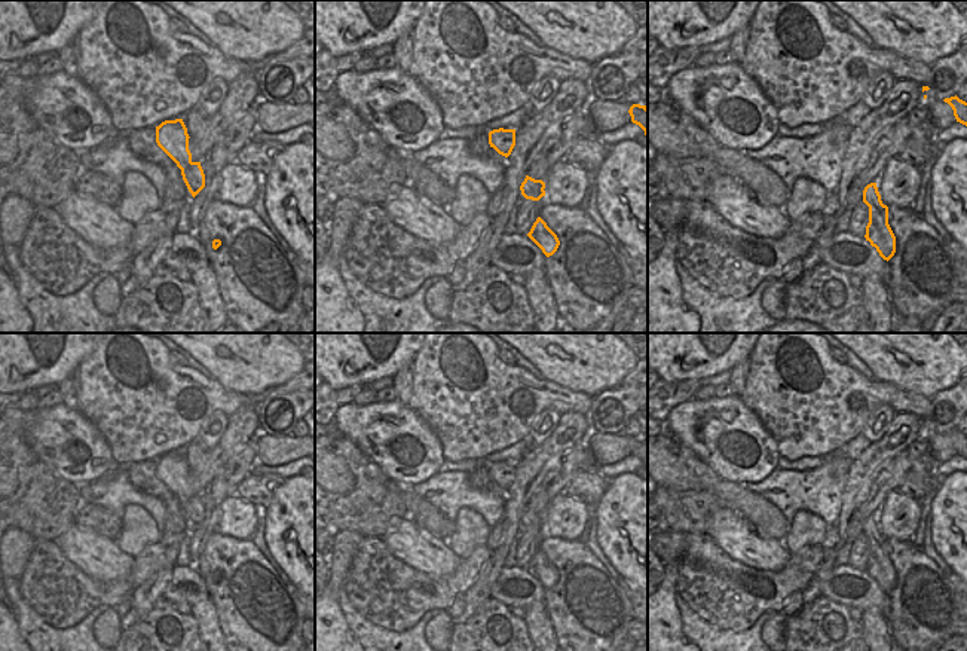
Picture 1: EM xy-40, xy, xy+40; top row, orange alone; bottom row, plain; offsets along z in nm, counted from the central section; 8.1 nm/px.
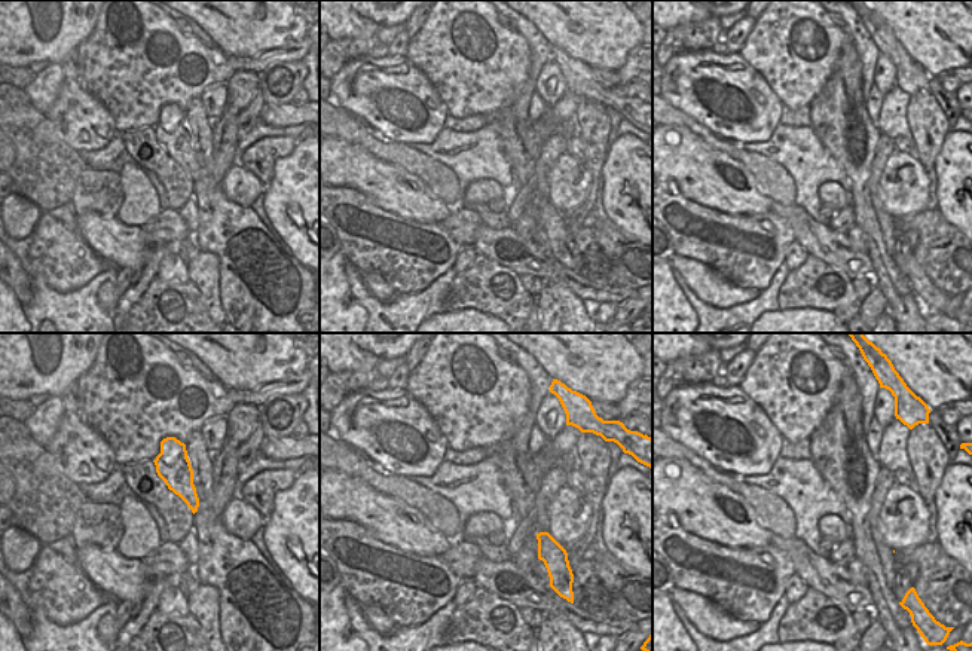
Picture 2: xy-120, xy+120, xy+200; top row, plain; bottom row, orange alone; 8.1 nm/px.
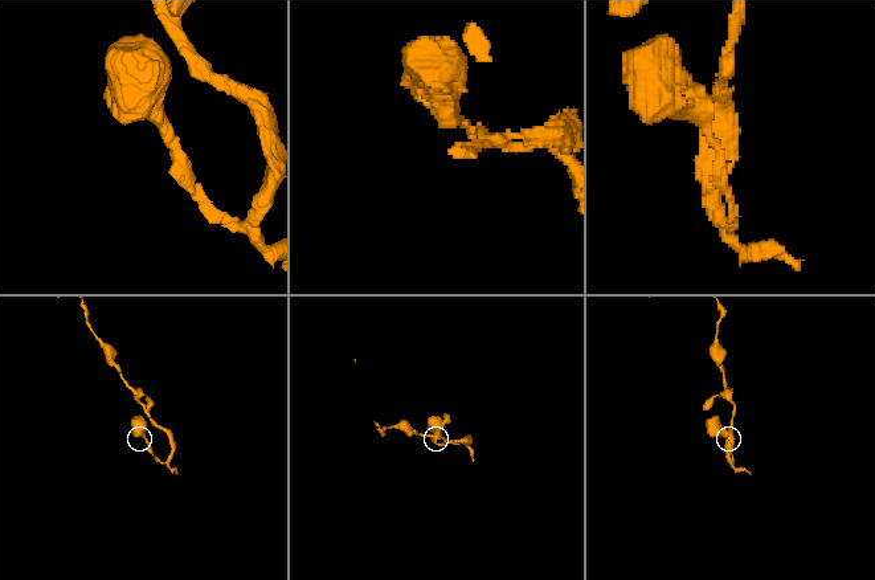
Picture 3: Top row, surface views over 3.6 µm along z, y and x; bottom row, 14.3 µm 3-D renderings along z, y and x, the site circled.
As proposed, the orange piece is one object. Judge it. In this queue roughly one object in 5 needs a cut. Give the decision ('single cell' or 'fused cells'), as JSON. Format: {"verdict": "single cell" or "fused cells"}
{"verdict": "single cell"}

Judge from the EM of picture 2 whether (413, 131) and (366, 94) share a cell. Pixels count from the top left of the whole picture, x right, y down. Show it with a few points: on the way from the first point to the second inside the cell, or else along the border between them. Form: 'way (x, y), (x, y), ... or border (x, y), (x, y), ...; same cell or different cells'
way (402, 127), (378, 103); same cell

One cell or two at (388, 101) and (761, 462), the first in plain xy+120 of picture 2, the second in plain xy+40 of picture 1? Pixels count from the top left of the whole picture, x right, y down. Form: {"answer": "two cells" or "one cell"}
{"answer": "one cell"}

